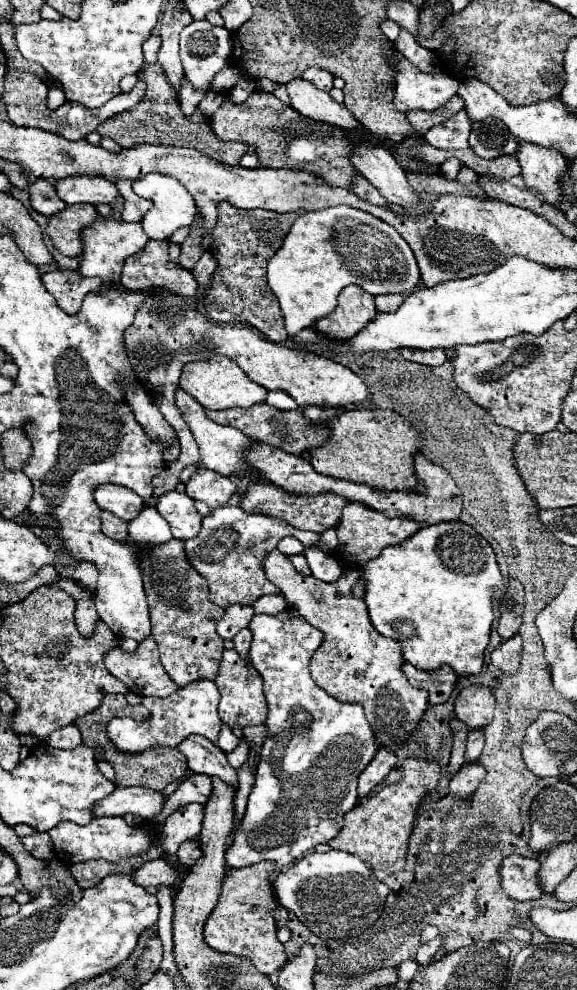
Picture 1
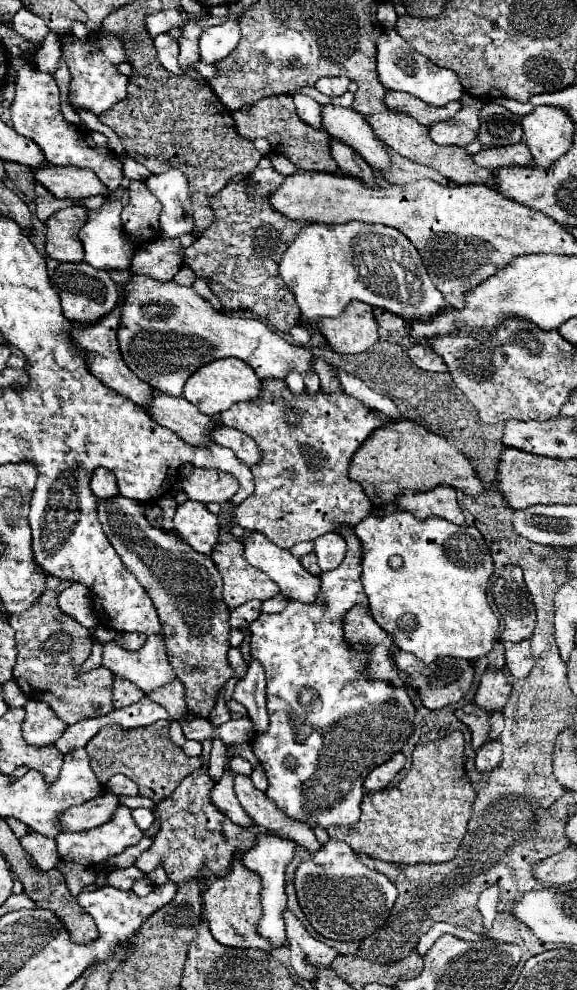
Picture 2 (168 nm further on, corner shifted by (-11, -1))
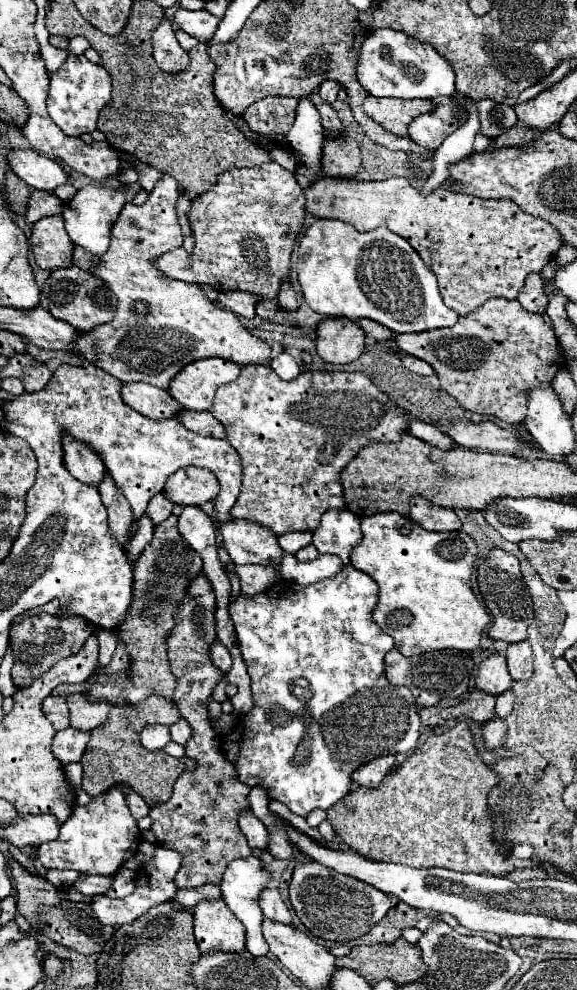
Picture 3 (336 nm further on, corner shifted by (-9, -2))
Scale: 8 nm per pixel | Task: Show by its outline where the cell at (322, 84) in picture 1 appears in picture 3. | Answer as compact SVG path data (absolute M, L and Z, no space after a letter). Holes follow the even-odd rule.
M325 80L325 82L319 86L319 96L321 96L321 100L333 104L333 102L337 100L337 92L339 92L339 88L341 88L341 86L339 86L337 82L333 82L333 80Z

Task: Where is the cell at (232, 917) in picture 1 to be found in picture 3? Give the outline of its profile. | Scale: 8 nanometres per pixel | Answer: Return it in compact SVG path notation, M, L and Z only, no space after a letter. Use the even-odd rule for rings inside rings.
M199 902L193 914L195 940L201 954L245 950L243 924L227 910L225 902Z

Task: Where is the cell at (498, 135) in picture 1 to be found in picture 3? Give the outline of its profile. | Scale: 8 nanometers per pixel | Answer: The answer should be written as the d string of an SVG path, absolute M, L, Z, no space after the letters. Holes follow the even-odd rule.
M481 100L477 104L477 110L479 110L479 120L481 120L481 132L491 138L503 134L503 130L515 126L517 122L515 110L507 104L497 104L493 100Z

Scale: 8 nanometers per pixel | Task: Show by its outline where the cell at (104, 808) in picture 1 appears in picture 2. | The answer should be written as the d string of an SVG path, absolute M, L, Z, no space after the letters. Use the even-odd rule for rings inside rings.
M105 791L103 795L95 797L93 801L87 801L85 805L67 809L61 815L61 825L65 825L65 831L93 829L111 821L117 807L119 807L119 797L113 795L111 791Z

